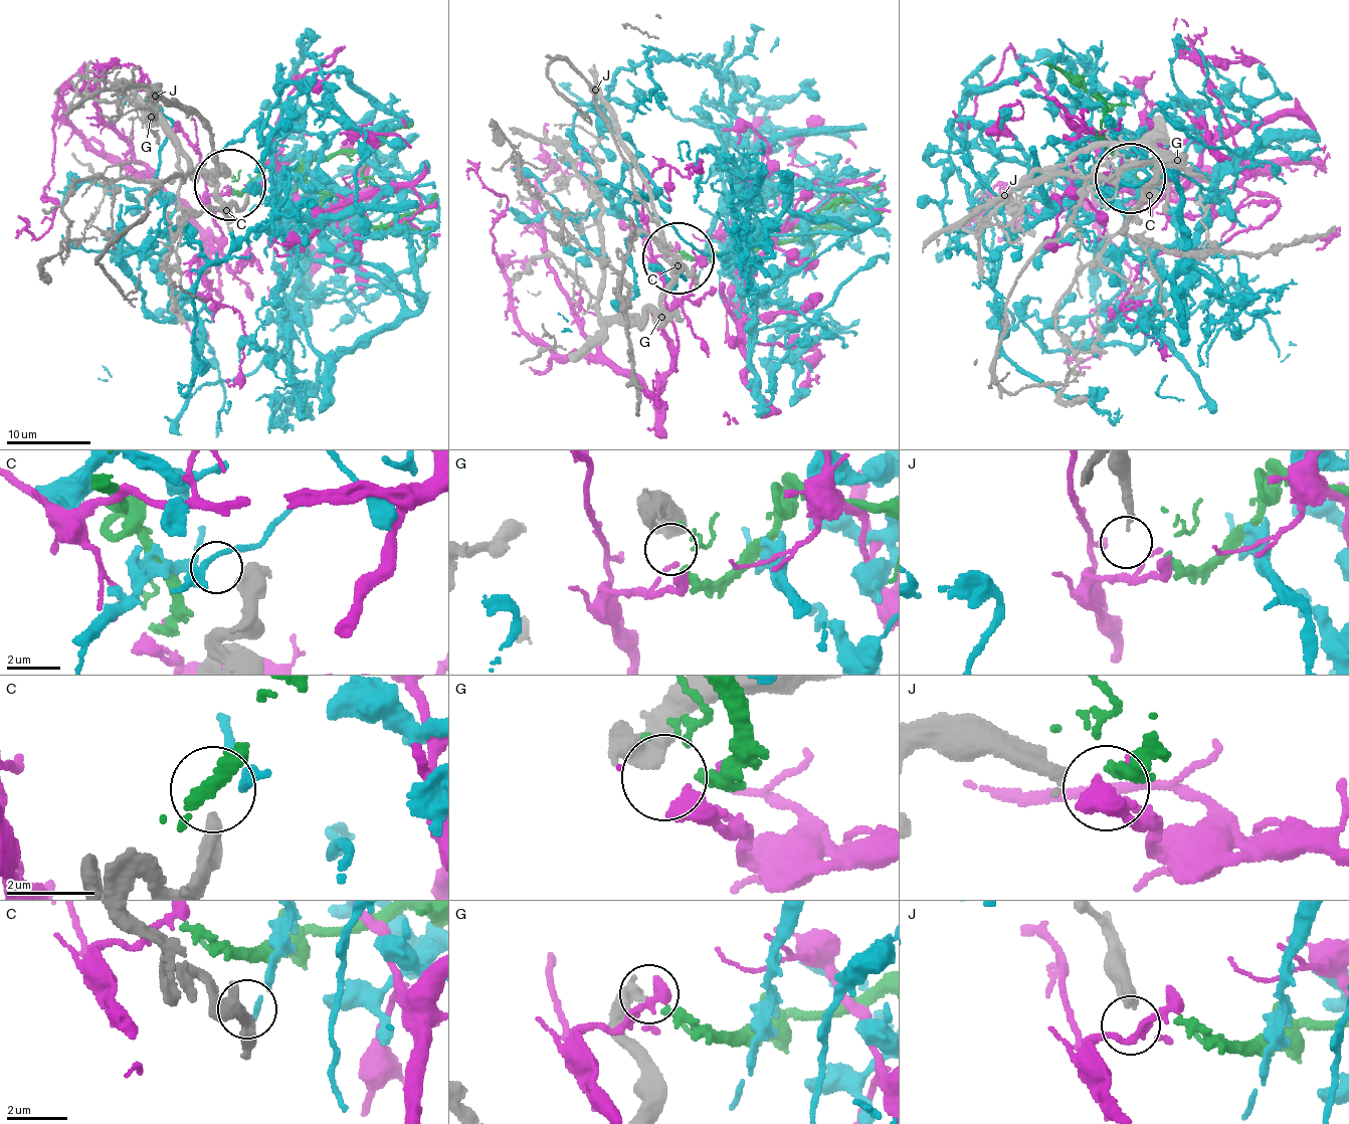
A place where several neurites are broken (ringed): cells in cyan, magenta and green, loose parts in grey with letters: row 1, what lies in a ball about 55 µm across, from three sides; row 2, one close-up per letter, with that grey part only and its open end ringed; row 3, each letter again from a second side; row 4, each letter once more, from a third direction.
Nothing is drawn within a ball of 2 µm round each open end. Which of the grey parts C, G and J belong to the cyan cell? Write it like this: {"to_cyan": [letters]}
{"to_cyan": ["C"]}

